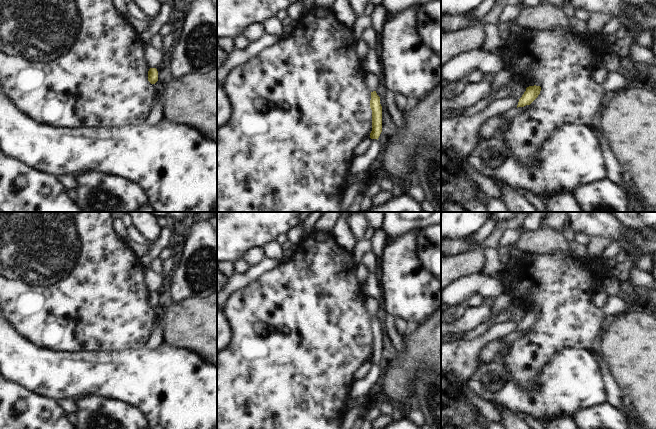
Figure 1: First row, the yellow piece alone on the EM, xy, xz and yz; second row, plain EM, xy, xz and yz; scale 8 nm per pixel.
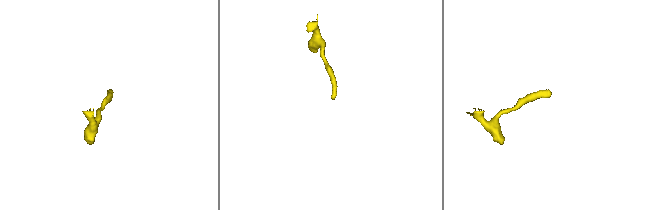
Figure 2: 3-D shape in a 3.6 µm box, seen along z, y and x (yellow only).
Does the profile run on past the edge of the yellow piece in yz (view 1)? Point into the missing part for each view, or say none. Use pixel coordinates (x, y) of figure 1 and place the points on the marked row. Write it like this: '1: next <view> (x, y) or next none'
1: next none

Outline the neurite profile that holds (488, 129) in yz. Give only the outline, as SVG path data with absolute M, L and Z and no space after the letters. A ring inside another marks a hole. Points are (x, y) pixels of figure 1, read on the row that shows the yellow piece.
M526 105L524 107L516 107L511 110L509 110L505 114L501 114L499 116L493 116L489 118L479 129L479 134L481 137L492 137L495 132L501 127L503 123L507 121L508 118L515 118L519 115L524 114L528 109L530 108L530 105Z

